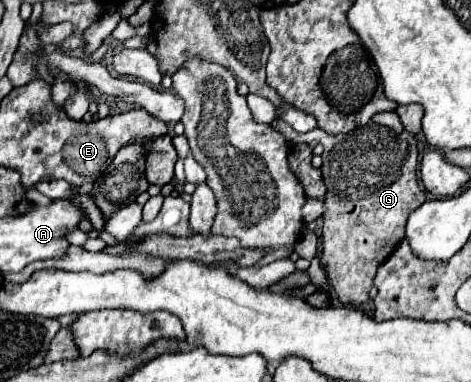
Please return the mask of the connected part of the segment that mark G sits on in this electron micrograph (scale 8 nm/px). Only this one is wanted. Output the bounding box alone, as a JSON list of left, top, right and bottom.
[271,120,426,304]

